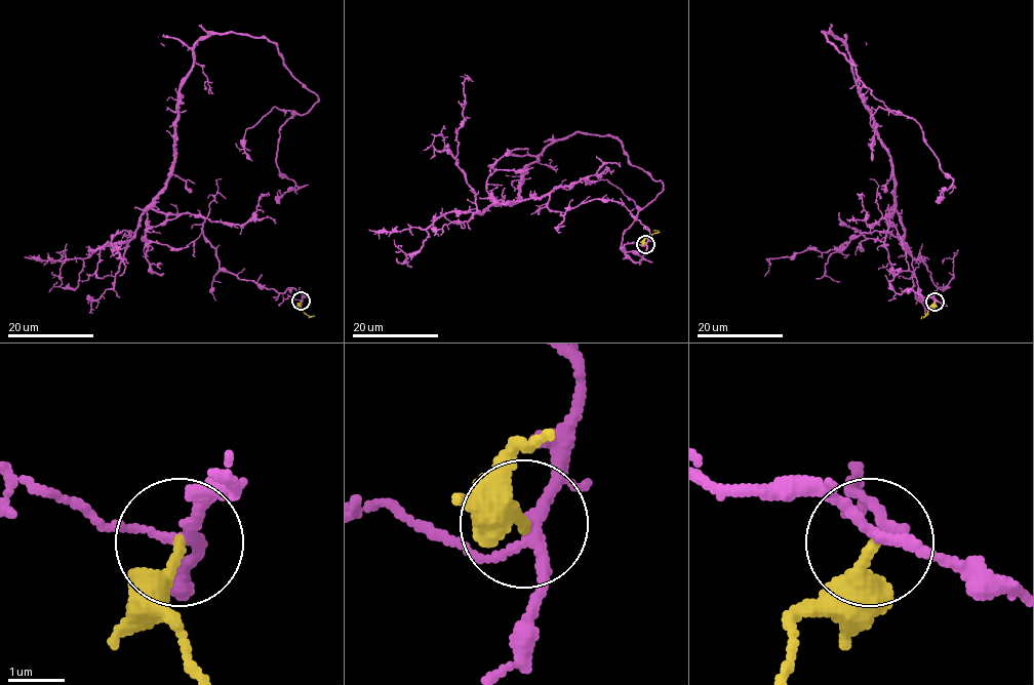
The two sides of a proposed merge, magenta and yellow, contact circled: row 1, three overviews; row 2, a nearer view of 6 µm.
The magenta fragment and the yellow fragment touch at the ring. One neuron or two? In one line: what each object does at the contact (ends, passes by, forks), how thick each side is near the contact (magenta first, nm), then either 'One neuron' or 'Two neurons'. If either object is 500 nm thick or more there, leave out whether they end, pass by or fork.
At the ring magenta forks. At the ring yellow ends. Thickness 170 nm (magenta) against 280 nm. Two neurons

